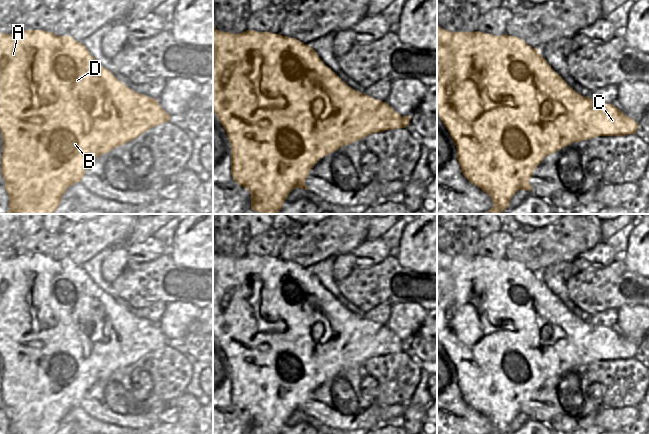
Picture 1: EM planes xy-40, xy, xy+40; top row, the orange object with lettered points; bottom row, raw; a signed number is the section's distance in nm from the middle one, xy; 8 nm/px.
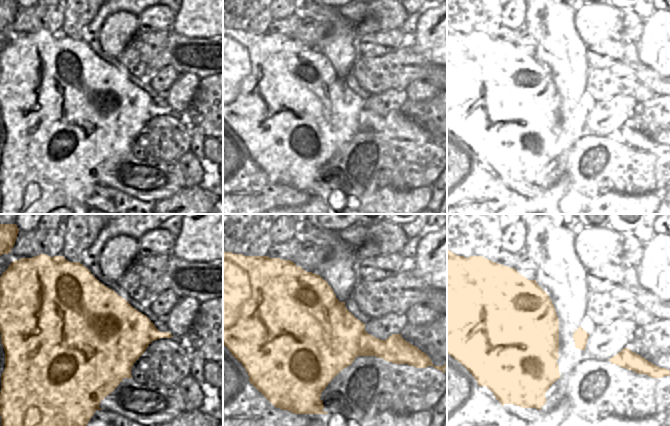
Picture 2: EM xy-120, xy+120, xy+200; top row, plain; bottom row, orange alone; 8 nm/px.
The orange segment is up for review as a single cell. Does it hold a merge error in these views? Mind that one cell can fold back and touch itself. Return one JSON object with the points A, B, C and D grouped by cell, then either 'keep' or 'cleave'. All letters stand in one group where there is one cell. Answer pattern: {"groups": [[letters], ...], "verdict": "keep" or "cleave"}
{"groups": [["A", "B"], ["C", "D"]], "verdict": "cleave"}

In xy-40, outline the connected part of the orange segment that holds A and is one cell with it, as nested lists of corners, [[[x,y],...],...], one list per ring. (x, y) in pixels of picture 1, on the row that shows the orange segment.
[[[18,30],[12,34],[0,33],[0,131],[3,137],[1,173],[9,195],[6,214],[53,214],[67,189],[80,182],[94,160],[118,146],[124,145],[119,121],[120,113],[104,116],[96,130],[89,133],[75,121],[74,114],[87,114],[84,98],[78,92],[44,94],[43,88],[60,88],[63,73],[68,68],[84,66],[91,76],[101,76],[105,68],[87,48],[70,36],[56,36],[44,30]]]

